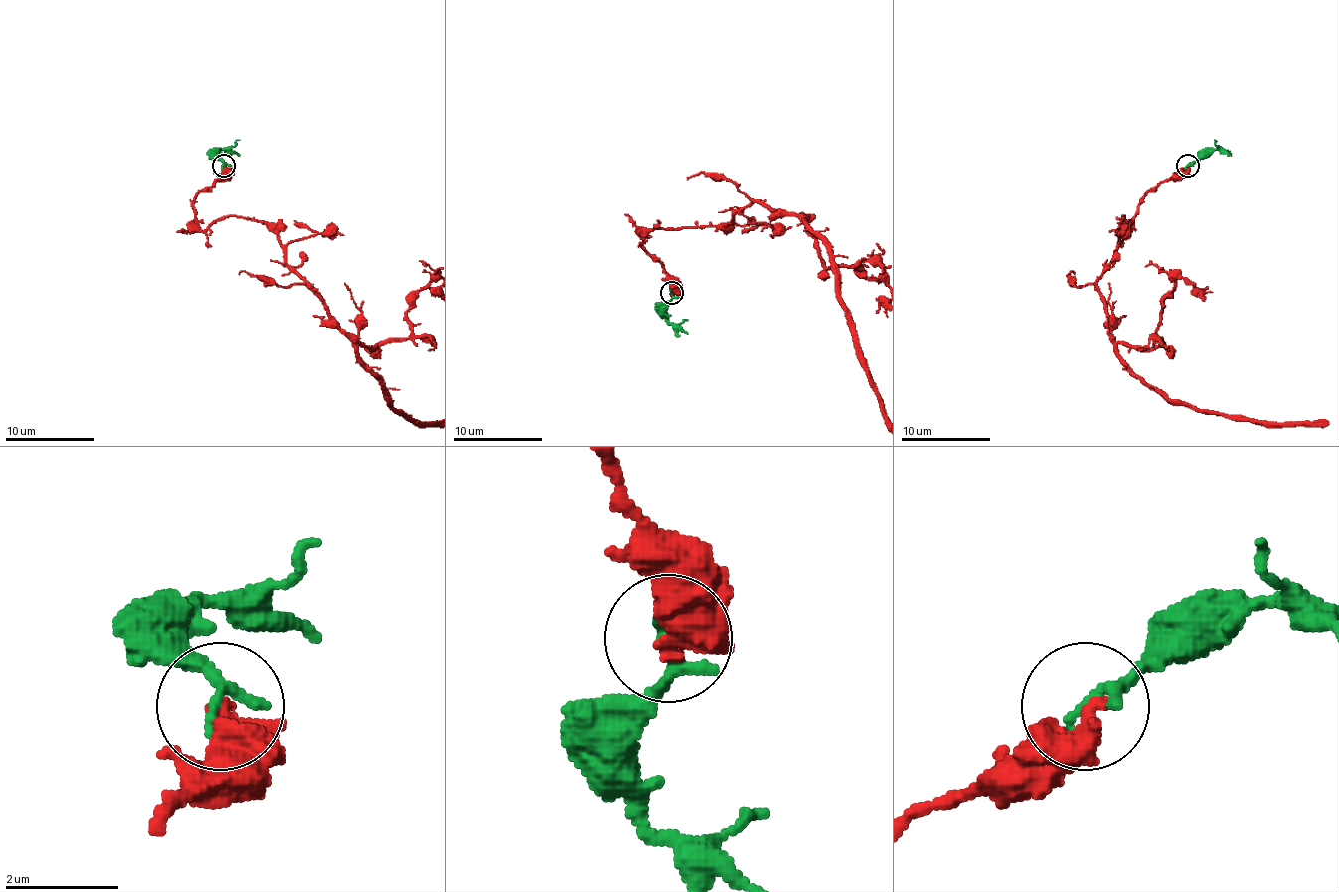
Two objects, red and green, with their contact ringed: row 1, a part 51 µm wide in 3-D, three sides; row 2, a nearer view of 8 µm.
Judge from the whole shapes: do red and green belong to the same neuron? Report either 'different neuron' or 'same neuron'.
different neuron

